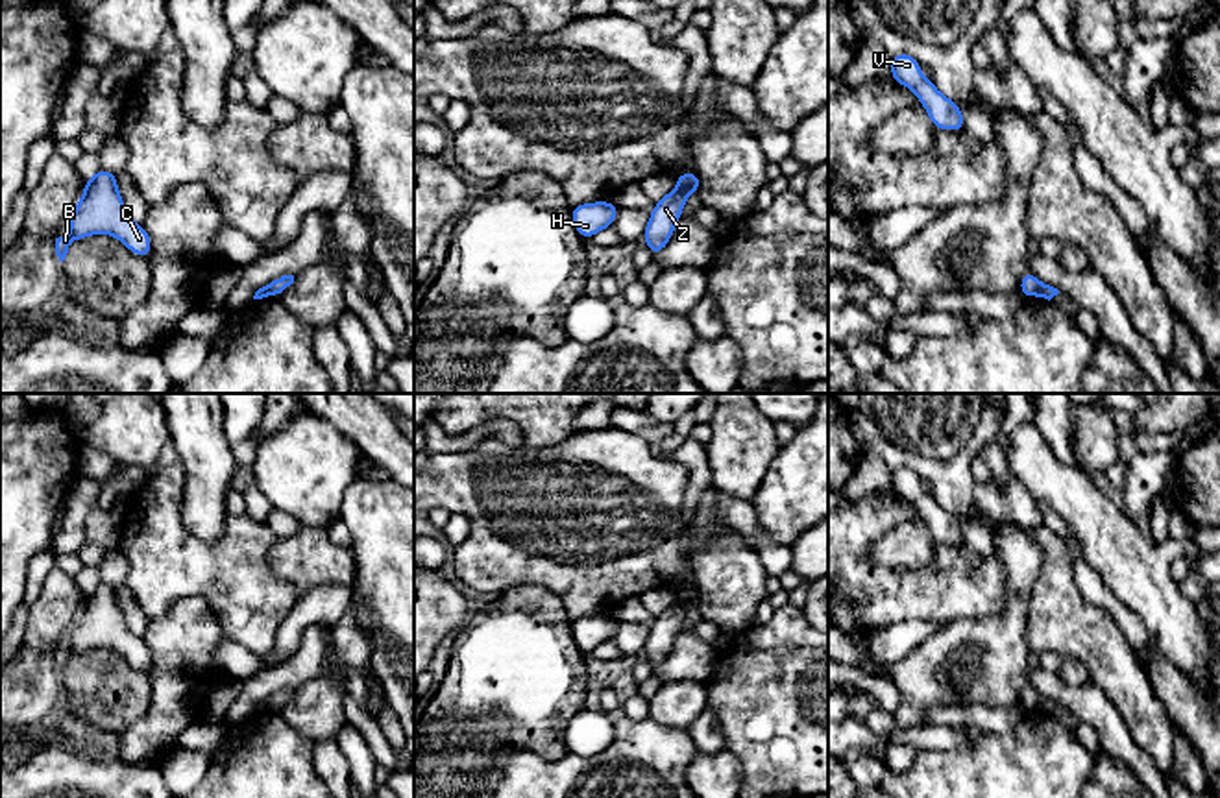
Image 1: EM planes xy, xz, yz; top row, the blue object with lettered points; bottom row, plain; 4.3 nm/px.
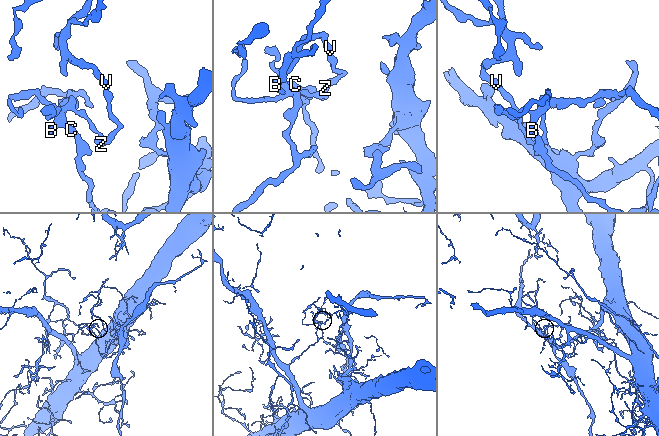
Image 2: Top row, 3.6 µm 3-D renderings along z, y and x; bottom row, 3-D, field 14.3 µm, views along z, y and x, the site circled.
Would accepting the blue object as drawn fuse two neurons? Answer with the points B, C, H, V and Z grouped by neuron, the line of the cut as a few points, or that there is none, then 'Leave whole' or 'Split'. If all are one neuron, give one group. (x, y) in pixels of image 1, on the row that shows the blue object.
Groups: B C H Z / V. Split along xz (677, 187), (686, 194). Split

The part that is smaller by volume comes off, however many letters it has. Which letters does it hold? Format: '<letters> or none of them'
V

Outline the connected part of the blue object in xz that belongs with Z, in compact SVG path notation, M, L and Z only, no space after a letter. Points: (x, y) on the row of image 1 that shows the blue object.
M680 188L665 194L664 198L658 198L643 231L645 248L651 253L662 253L671 240L673 229L684 211L684 203L686 194Z

